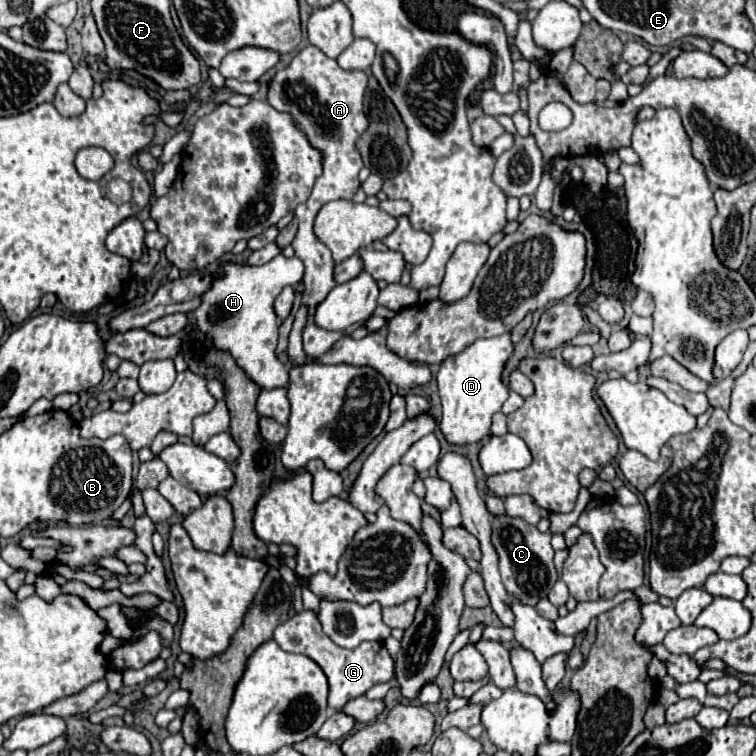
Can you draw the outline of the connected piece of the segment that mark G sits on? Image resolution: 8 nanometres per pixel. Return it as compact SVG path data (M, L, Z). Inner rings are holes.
M301 610L287 622L279 624L275 628L273 640L283 650L305 654L323 668L323 672L327 674L327 680L329 680L329 708L331 710L341 710L341 706L345 706L345 702L349 702L357 696L363 696L371 686L393 678L393 658L387 652L383 642L361 642L361 646L357 646L353 650L341 648L321 630L321 624L319 624L315 612L311 612L311 610Z

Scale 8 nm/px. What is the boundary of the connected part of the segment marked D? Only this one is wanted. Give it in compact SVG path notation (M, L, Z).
M509 334L497 338L479 338L461 354L449 356L437 374L441 394L441 432L449 444L465 446L481 442L491 434L491 416L501 410L509 396L509 388L501 382L501 370L513 352Z

